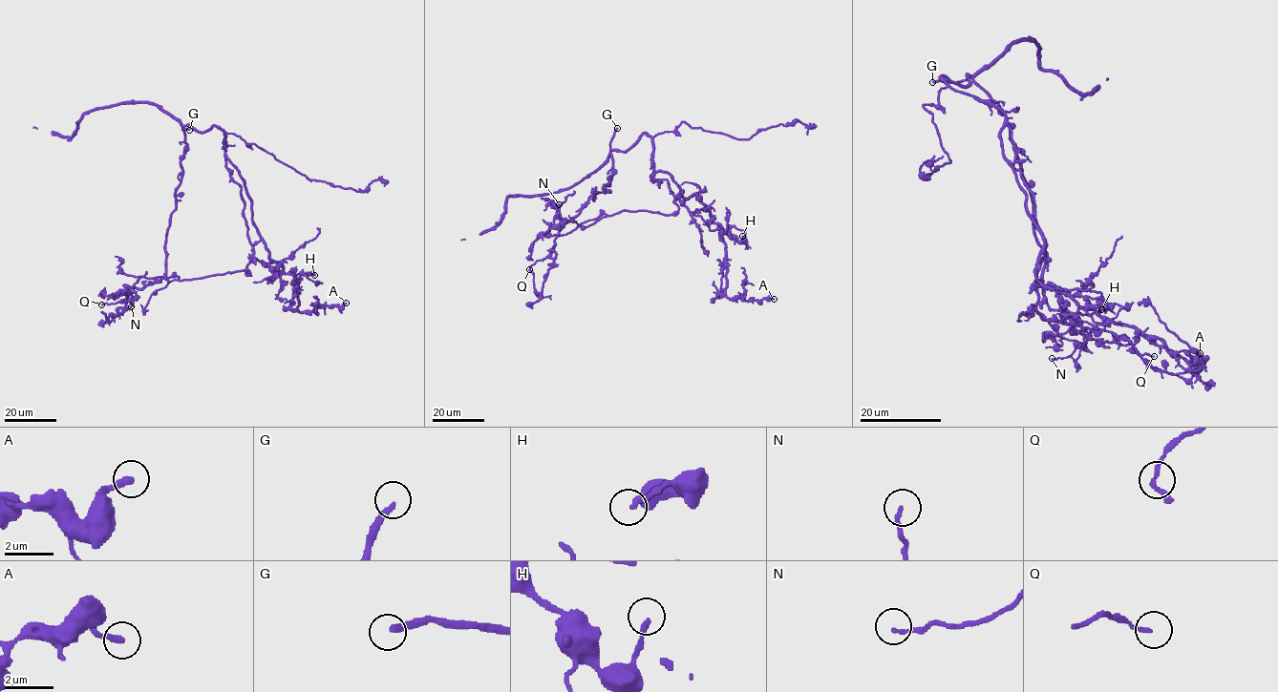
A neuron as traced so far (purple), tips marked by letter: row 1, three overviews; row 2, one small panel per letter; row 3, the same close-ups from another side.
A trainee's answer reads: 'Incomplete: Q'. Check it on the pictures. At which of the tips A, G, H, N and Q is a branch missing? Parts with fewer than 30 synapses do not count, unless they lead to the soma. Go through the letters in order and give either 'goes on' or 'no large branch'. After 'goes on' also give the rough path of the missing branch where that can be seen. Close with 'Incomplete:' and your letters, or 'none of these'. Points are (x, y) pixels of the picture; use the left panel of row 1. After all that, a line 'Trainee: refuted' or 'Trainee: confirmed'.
A: no large branch
G: goes on
H: no large branch
N: no large branch
Q: no large branch
Incomplete: G
Trainee: refuted

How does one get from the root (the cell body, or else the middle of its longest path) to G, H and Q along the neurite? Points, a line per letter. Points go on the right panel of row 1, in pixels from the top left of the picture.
G: (940, 77), (947, 76), (963, 86), (969, 84), (968, 76), (960, 81), (932, 82)
H: (940, 77), (990, 101), (1005, 116), (1003, 155), (1043, 241), (1035, 277), (1080, 306), (1109, 306), (1101, 309)
Q: (940, 77), (967, 86), (969, 76), (1008, 124), (1047, 255), (1036, 309), (1075, 331), (1112, 332), (1154, 356)

